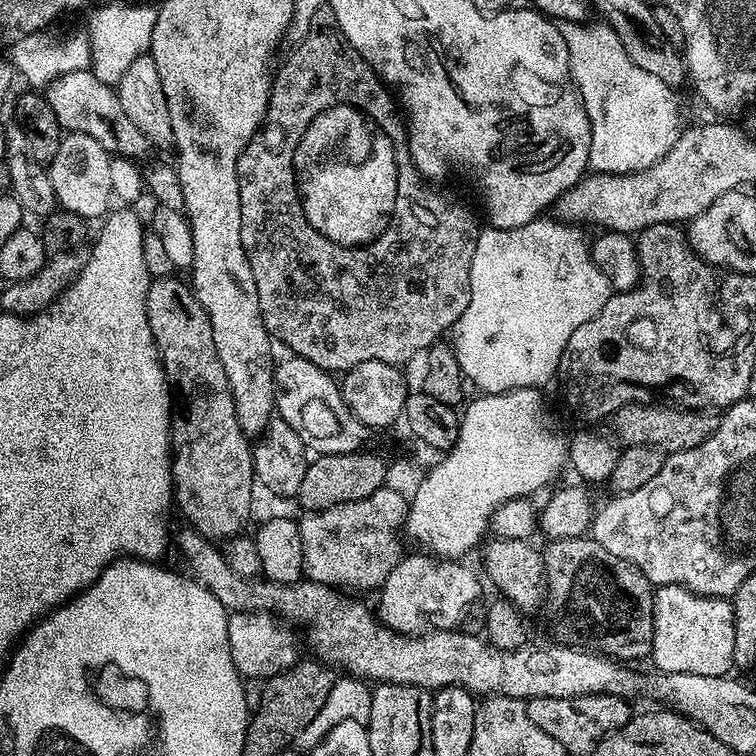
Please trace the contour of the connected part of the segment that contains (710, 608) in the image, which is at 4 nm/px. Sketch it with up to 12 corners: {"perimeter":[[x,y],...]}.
{"perimeter":[[655,589],[651,663],[661,673],[727,676],[727,599]]}

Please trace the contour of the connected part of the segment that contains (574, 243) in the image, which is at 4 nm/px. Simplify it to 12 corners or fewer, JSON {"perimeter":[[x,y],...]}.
{"perimeter":[[568,222],[485,227],[450,344],[481,393],[544,386],[610,295]]}

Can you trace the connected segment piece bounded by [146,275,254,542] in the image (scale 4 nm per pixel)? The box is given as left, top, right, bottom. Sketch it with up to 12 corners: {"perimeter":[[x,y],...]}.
{"perimeter":[[175,275],[146,294],[174,397],[174,498],[213,542],[252,512],[252,450],[214,330]]}

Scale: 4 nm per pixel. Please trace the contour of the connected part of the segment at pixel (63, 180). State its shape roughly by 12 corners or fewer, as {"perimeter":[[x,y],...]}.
{"perimeter":[[65,131],[47,165],[61,209],[109,211],[112,156]]}

